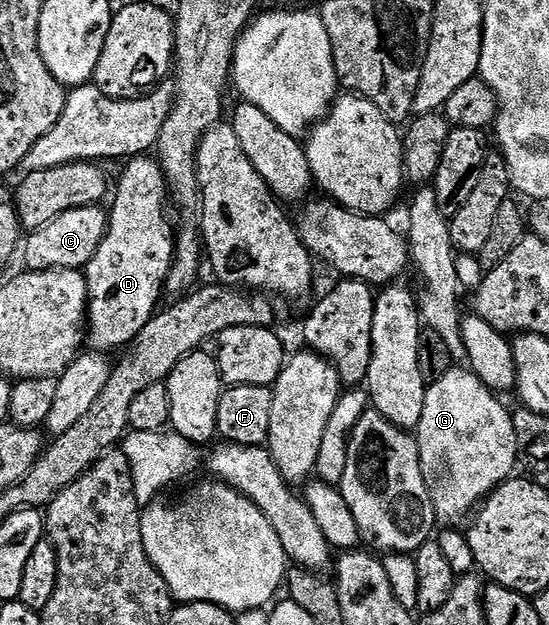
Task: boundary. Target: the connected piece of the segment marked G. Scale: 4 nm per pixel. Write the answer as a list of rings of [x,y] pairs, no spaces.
[[[453,366],[440,381],[427,386],[426,405],[422,405],[422,421],[414,432],[420,444],[422,473],[430,501],[436,510],[436,518],[443,522],[445,519],[448,525],[463,524],[473,514],[472,506],[475,503],[483,504],[496,488],[513,478],[515,471],[512,470],[518,467],[513,412],[507,411],[500,404],[501,396],[484,384],[471,369],[461,367]]]

